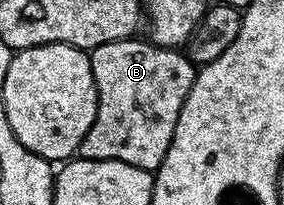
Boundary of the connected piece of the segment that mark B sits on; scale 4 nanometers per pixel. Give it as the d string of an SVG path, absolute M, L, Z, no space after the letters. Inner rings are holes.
M131 37L112 41L89 52L92 77L96 81L98 108L96 121L92 121L92 129L88 129L77 154L83 159L96 161L124 161L128 165L136 165L140 169L154 173L164 161L168 145L172 145L172 133L176 133L180 109L184 109L188 89L192 89L194 84L196 67L181 50L158 47L149 41L141 43L140 40L141 38Z

